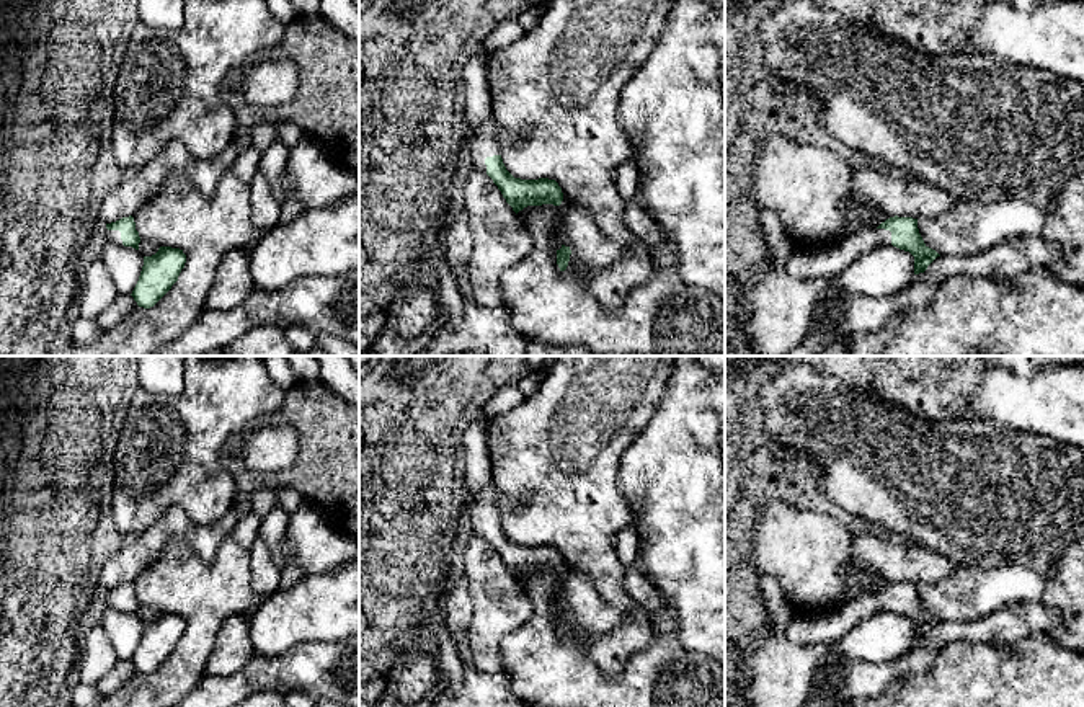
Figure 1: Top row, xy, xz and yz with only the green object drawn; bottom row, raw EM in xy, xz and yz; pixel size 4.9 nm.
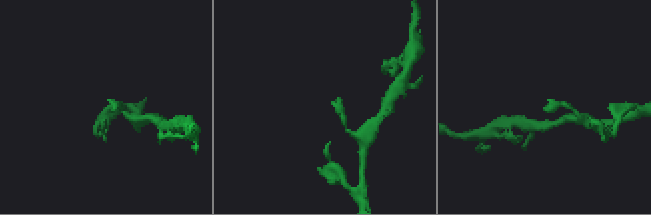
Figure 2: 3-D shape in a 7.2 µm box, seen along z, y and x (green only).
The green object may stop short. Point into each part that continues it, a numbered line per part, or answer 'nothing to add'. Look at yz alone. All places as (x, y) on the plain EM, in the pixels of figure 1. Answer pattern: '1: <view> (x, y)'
1: yz (804, 629)

